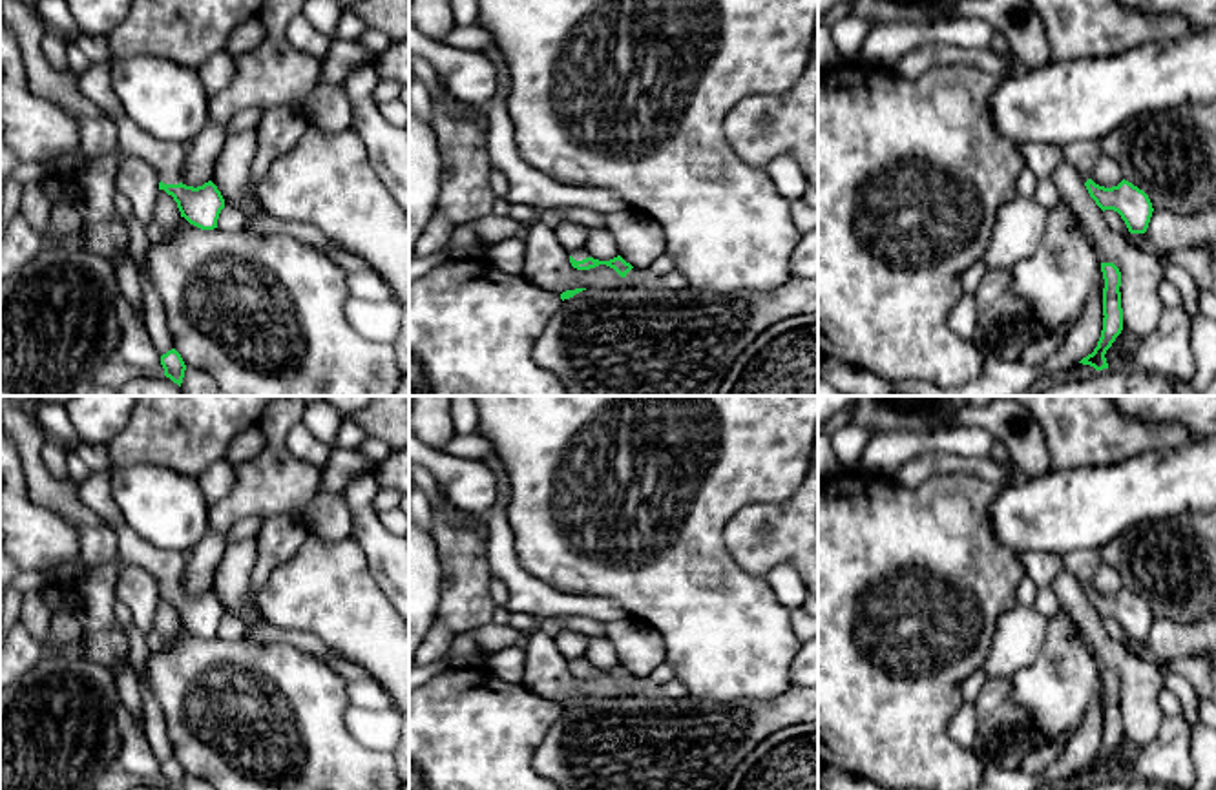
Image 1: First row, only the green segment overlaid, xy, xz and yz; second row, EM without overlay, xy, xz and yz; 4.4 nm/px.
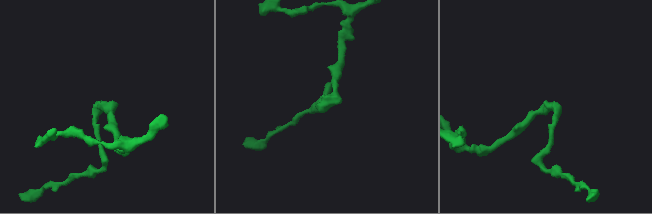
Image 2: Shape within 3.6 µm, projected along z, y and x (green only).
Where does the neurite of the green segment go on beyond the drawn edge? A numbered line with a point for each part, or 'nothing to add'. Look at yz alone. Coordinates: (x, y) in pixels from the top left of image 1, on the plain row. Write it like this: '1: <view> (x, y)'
1: yz (1083, 562)

